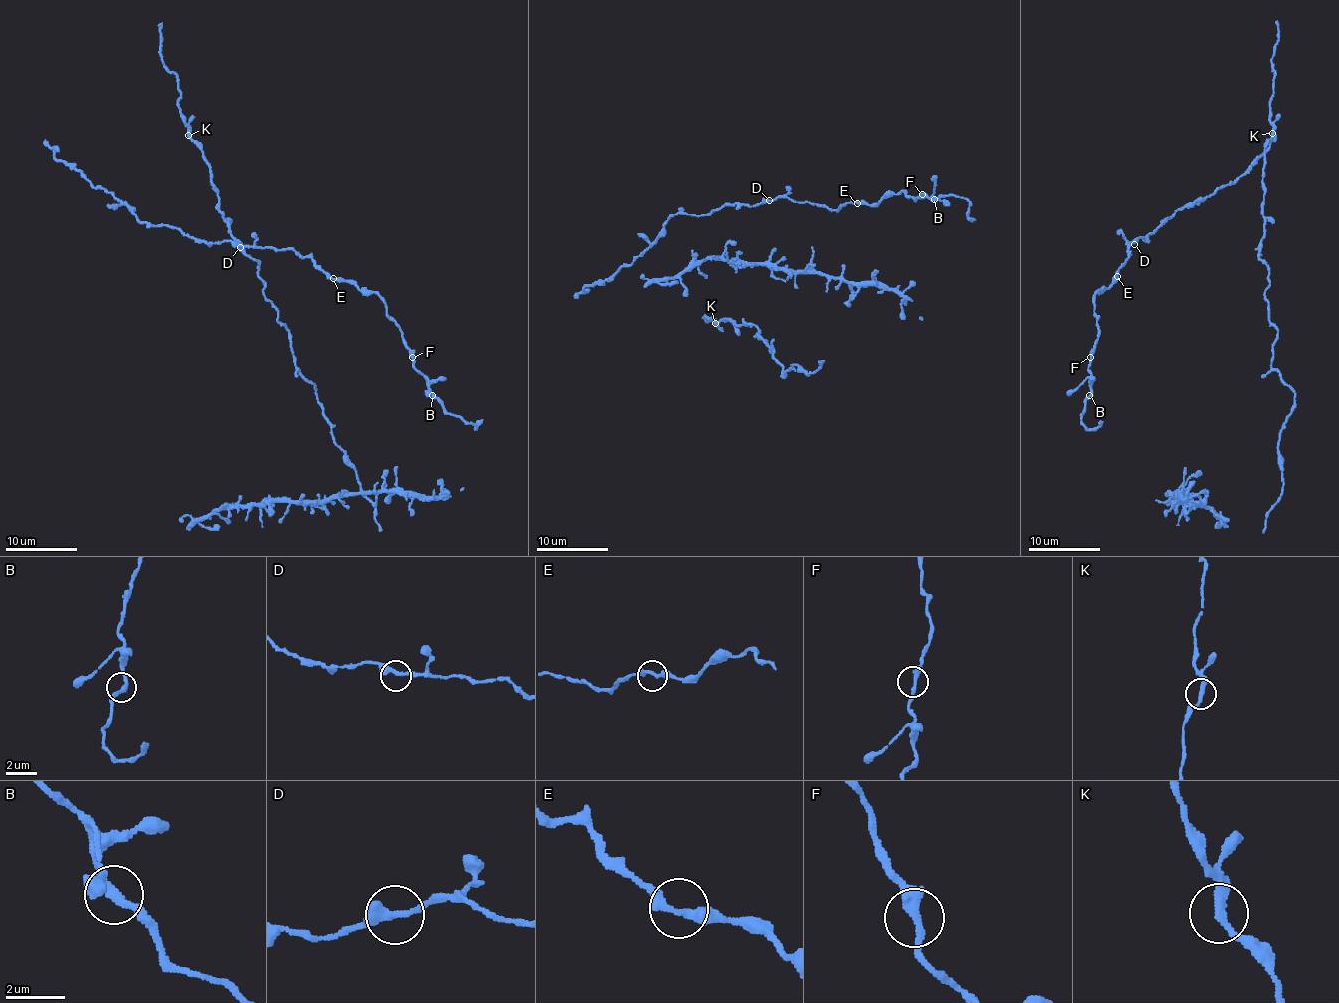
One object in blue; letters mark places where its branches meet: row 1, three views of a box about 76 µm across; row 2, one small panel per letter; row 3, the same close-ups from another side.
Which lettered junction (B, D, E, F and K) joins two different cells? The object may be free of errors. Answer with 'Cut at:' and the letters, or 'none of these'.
Cut at: none of these

